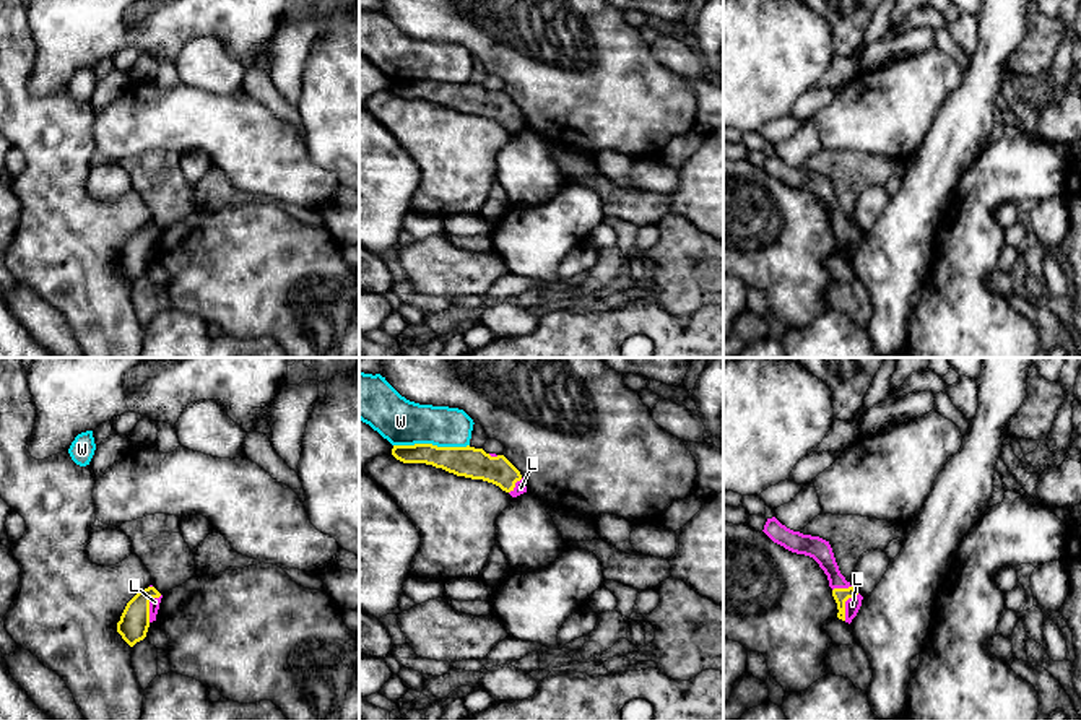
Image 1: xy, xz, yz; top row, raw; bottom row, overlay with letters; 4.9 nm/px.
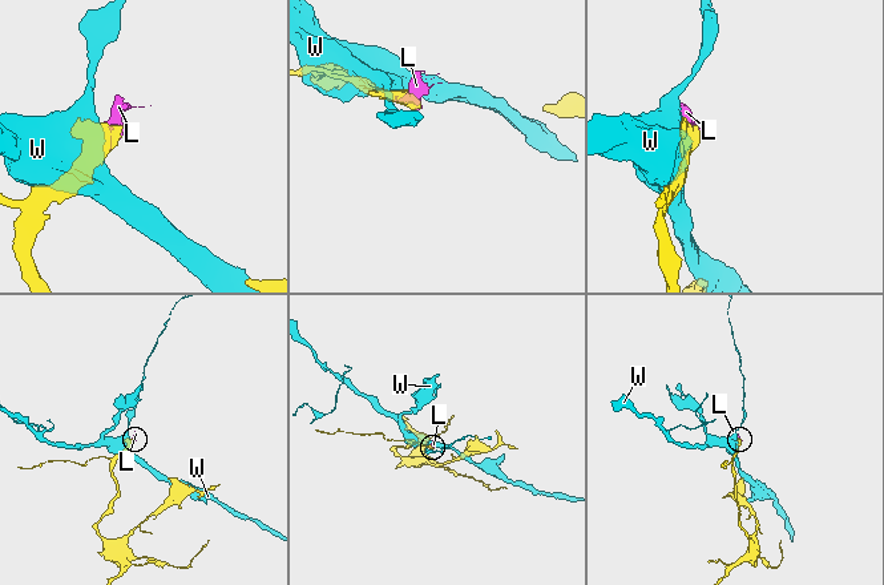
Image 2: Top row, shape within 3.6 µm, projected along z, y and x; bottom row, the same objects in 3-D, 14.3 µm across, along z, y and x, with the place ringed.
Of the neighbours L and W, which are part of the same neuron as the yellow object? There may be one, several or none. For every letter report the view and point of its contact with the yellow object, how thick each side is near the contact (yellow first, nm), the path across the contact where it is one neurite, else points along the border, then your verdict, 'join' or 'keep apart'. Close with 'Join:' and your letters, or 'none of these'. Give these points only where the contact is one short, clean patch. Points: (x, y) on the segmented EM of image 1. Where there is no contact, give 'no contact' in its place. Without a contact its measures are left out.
L: xy (148, 605) | 150/50 nm | join
W: xz (431, 444) | 150/220 nm | keep apart
Join: L

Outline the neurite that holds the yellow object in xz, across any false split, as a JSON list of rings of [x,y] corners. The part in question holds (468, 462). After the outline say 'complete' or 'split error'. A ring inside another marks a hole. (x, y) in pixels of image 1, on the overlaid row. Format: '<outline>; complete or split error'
[[[432,444],[393,445],[392,455],[403,463],[426,463],[457,476],[483,479],[517,497],[527,492],[520,471],[504,457],[475,447]]]; split error

